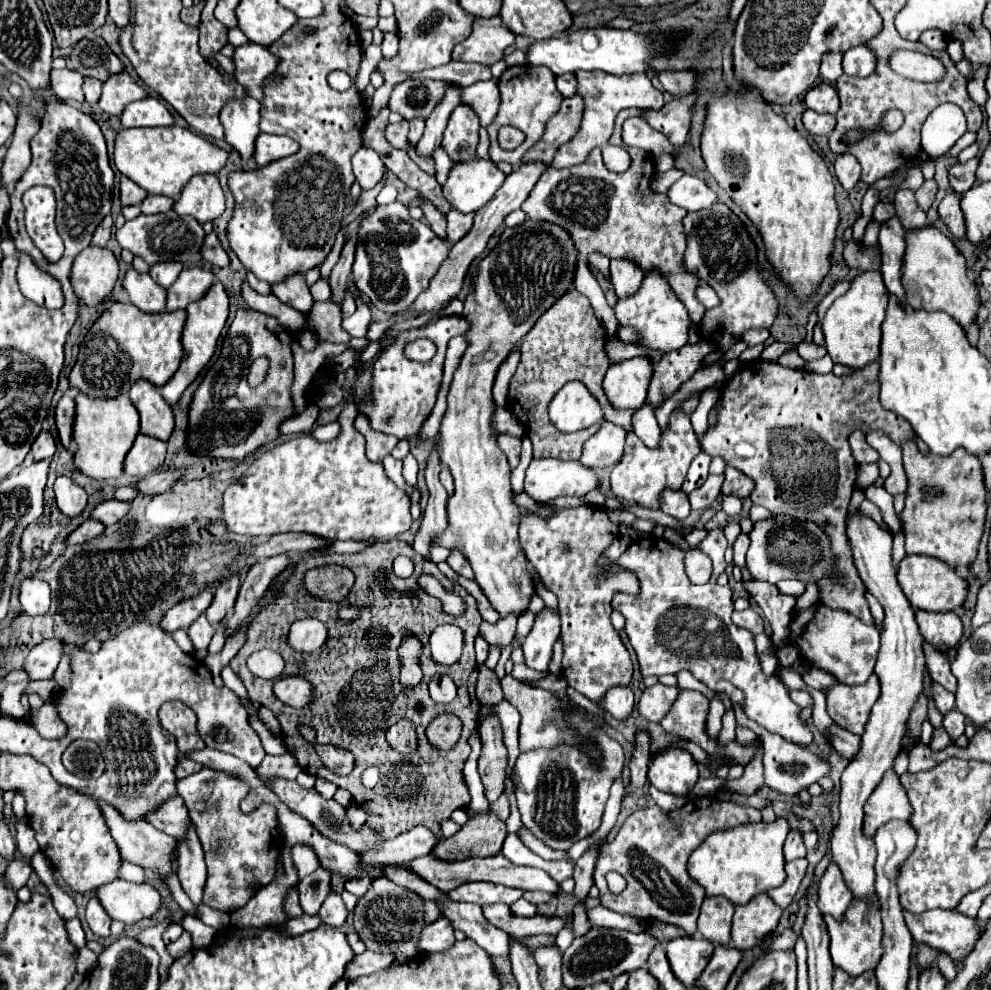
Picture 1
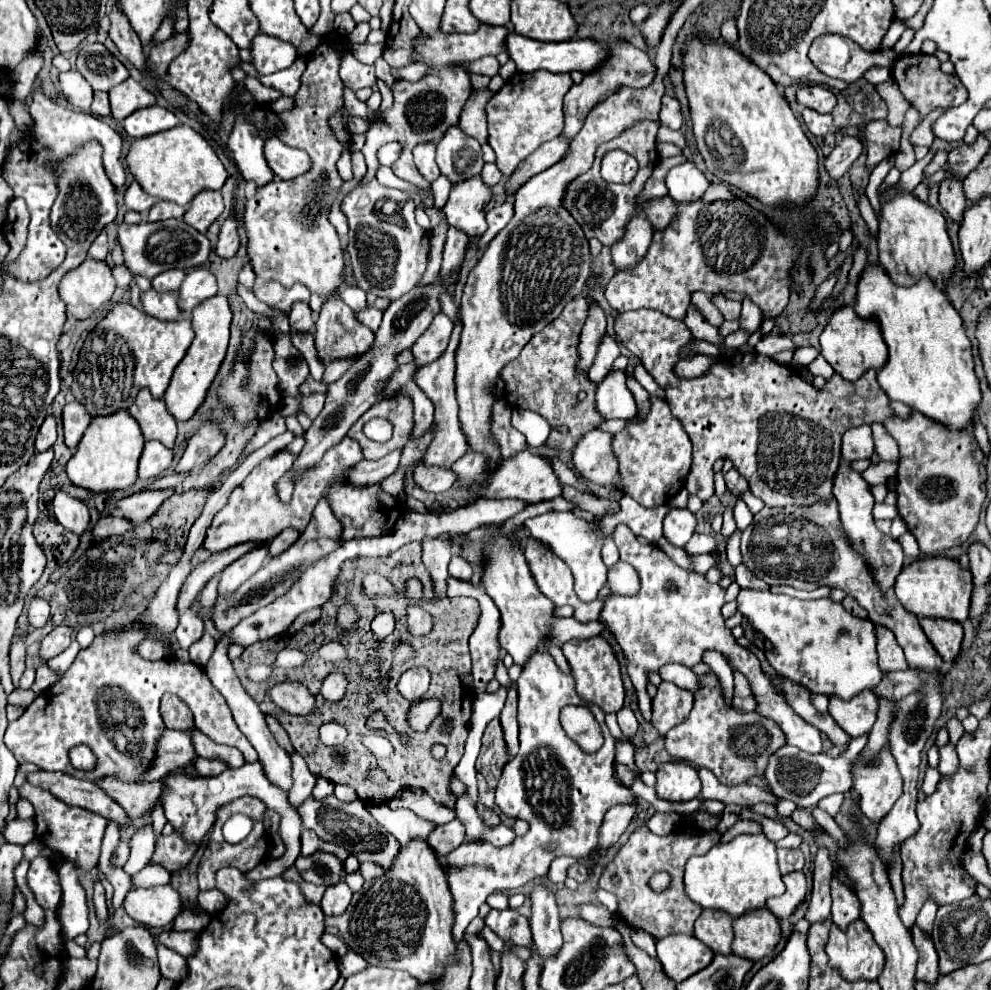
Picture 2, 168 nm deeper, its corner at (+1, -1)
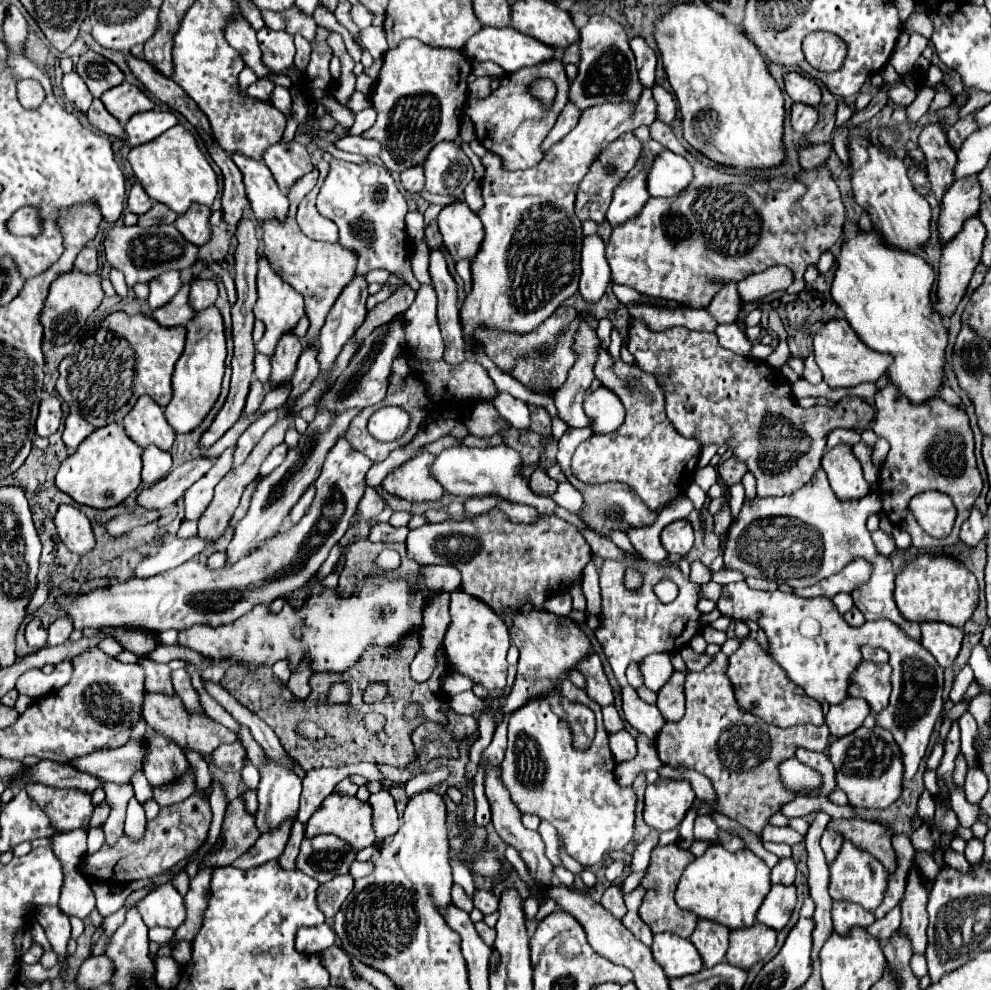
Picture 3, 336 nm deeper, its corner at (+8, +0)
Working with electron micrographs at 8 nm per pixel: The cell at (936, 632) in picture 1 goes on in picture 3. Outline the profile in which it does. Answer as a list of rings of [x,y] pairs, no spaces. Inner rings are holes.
[[[921,623],[921,645],[937,659],[941,667],[949,667],[963,641],[963,629],[947,623]]]

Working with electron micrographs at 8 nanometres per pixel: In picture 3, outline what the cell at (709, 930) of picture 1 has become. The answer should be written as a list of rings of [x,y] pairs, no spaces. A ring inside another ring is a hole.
[[[699,919],[695,931],[689,939],[697,947],[699,955],[703,957],[705,967],[713,967],[725,959],[729,927],[723,927],[721,923],[715,923],[709,919]]]

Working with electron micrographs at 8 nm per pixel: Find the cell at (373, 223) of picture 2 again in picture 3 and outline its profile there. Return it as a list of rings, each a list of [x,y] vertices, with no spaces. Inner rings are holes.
[[[339,159],[331,161],[331,171],[319,191],[317,211],[339,227],[339,243],[359,255],[357,273],[385,269],[403,281],[411,271],[411,241],[407,237],[407,201],[395,187],[391,173],[379,163],[355,165]]]

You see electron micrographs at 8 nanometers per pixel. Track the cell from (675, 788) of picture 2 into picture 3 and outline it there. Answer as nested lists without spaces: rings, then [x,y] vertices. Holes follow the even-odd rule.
[[[659,777],[653,785],[647,785],[645,793],[645,823],[655,831],[675,829],[687,809],[695,801],[695,791],[689,781]]]

